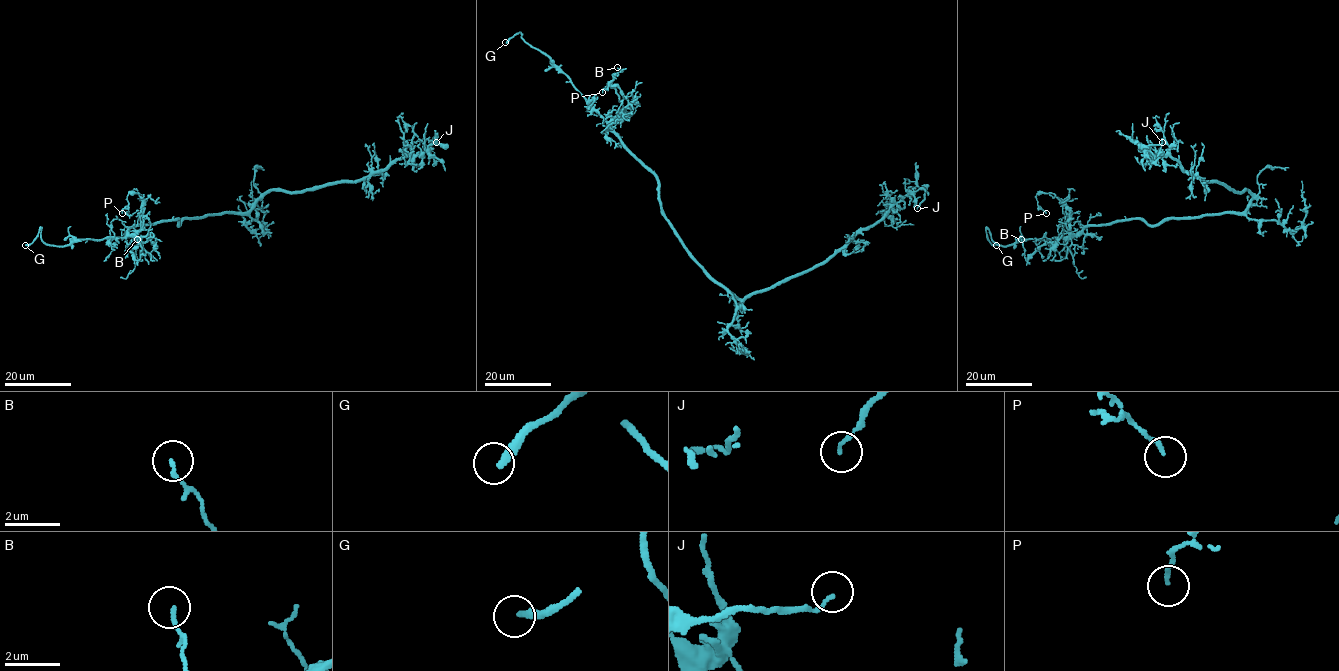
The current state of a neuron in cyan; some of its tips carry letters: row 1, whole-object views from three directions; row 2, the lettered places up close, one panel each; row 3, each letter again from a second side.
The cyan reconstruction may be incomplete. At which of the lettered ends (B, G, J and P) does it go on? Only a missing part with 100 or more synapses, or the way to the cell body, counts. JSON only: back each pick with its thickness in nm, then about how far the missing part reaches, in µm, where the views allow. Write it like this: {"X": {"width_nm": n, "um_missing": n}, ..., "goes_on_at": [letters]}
{"G": {"width_nm": 280, "um_missing": 6}, "goes_on_at": ["G"]}

